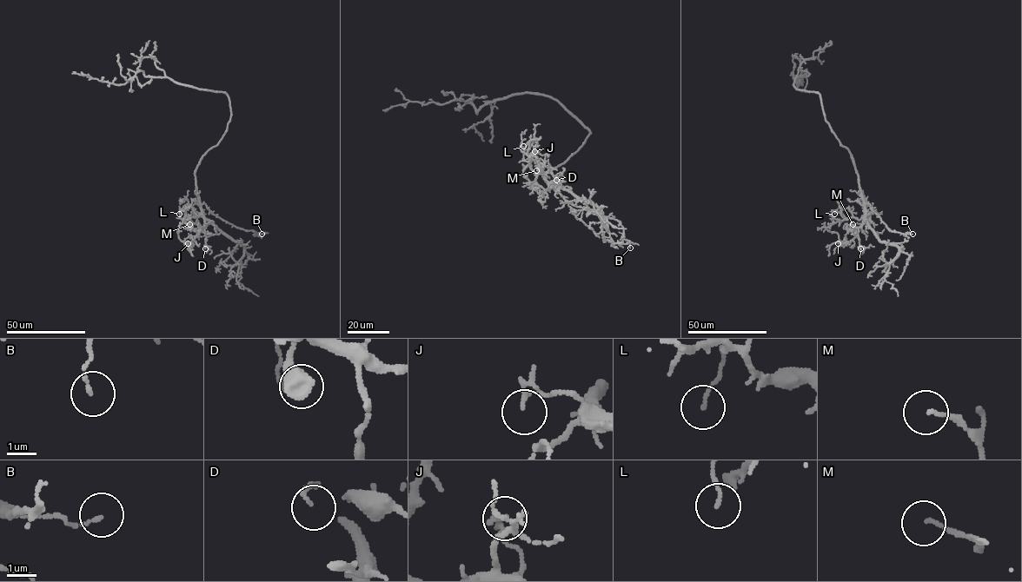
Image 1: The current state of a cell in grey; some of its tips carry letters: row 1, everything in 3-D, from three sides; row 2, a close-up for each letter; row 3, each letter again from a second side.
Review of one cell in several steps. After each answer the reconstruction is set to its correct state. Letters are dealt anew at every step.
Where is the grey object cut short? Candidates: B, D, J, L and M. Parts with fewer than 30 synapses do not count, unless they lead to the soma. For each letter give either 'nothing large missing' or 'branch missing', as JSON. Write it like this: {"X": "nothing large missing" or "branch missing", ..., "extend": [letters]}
{"B": "nothing large missing", "D": "nothing large missing", "J": "nothing large missing", "L": "nothing large missing", "M": "branch missing", "extend": ["M"]}

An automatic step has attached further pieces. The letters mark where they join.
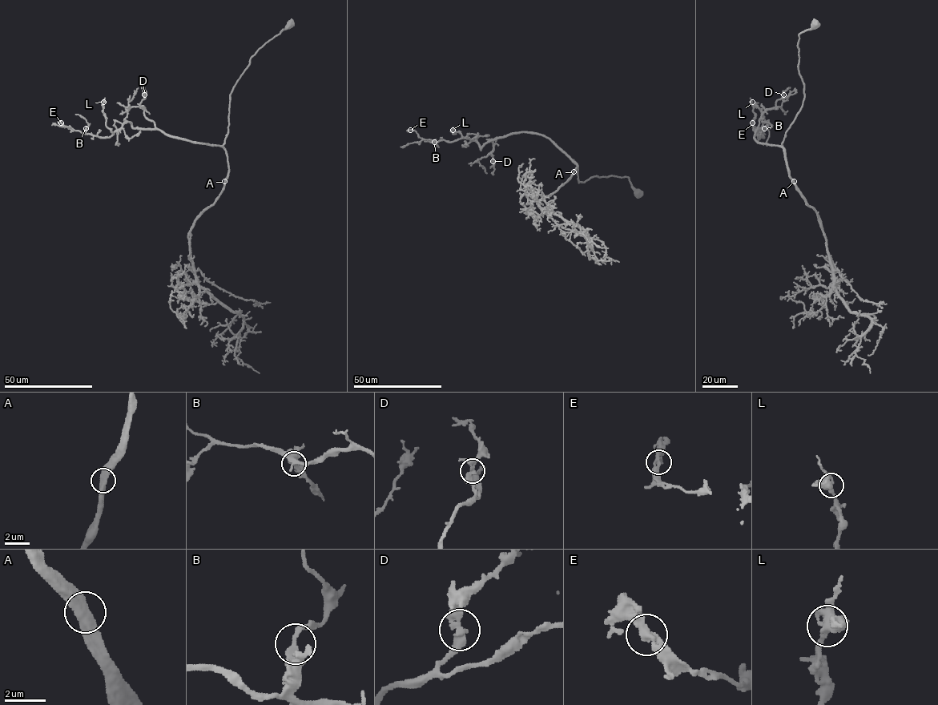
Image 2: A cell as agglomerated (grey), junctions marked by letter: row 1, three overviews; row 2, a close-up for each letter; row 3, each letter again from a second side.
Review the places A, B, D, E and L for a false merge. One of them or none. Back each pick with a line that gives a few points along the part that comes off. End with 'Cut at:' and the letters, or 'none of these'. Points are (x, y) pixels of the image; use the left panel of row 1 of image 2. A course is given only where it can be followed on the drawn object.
Cut at: none of these

